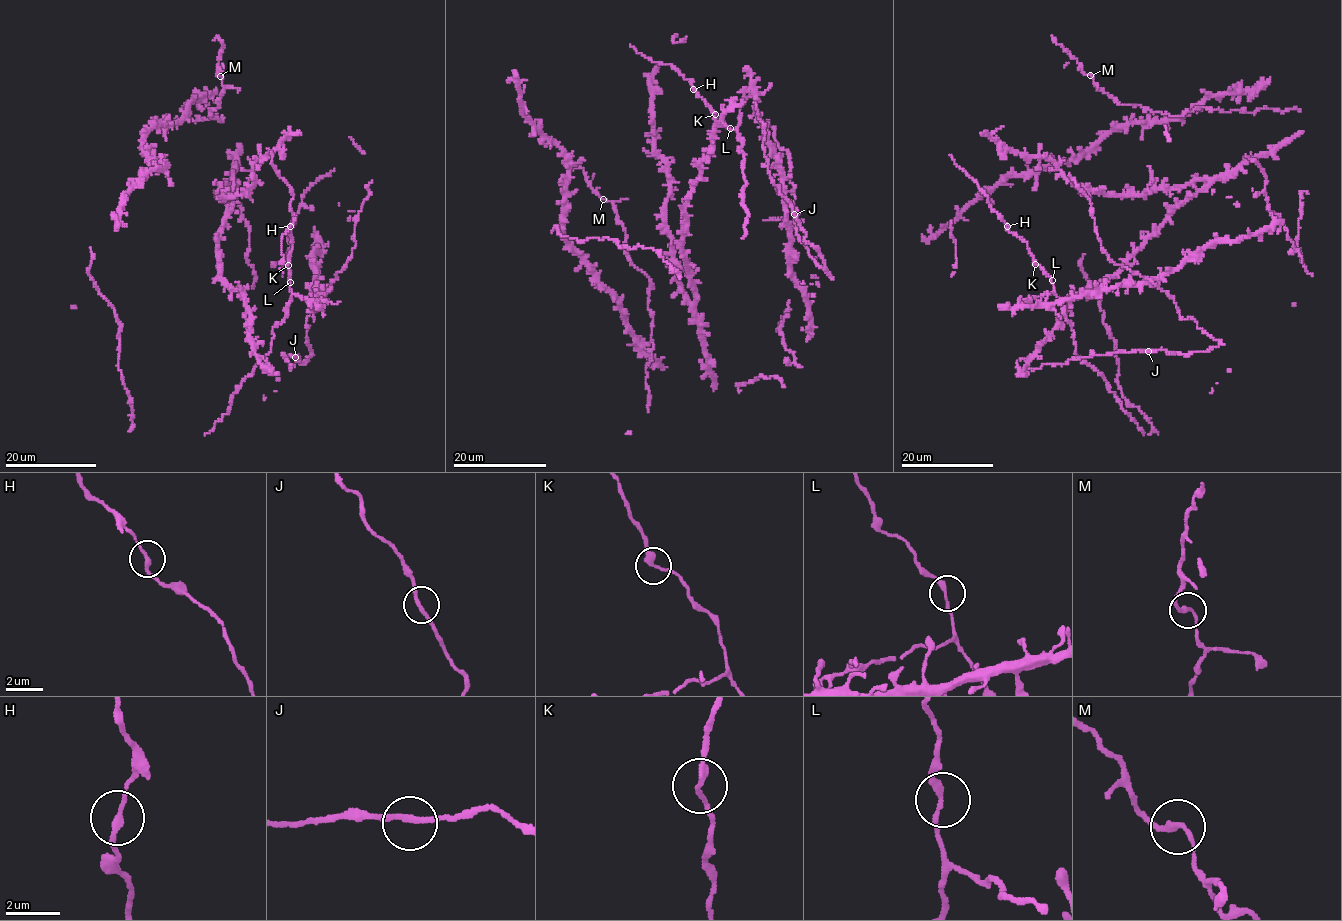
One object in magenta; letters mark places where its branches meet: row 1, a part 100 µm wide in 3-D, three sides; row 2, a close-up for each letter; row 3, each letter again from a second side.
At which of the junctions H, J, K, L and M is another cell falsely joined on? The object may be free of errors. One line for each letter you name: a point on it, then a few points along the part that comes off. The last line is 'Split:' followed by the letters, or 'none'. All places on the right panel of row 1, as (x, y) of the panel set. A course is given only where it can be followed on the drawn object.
Split: none

